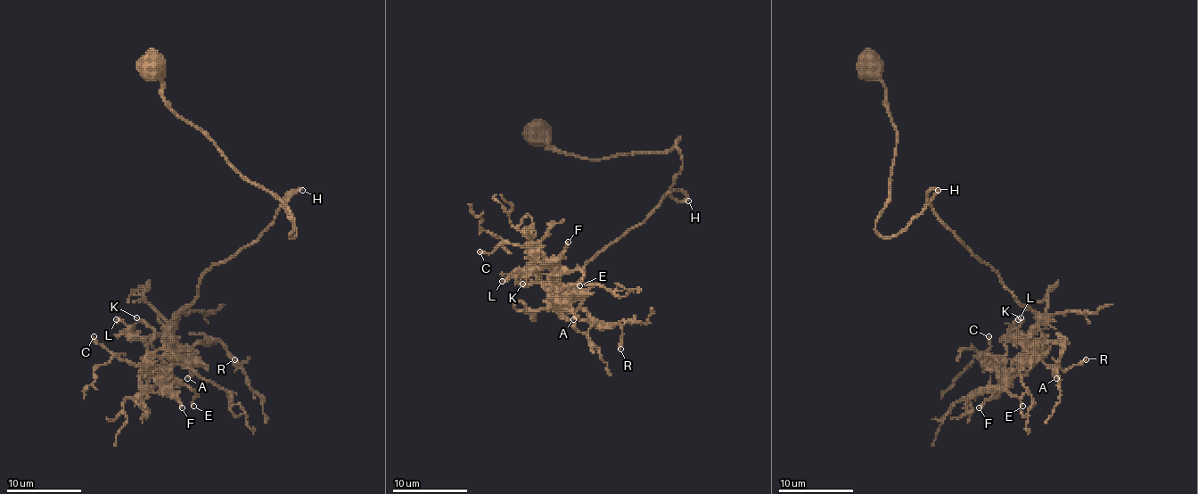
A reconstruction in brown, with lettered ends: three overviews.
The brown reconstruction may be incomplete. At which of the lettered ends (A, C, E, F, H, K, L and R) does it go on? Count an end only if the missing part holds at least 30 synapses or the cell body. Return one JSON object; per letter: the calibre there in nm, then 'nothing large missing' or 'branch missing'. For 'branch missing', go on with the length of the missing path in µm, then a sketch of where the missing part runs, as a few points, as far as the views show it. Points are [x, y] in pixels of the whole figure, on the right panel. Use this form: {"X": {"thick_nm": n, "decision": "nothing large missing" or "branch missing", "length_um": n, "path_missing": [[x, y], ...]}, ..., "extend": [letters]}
{"A": {"thick_nm": 320, "decision": "nothing large missing"}, "C": {"thick_nm": 240, "decision": "nothing large missing"}, "E": {"thick_nm": 180, "decision": "nothing large missing"}, "F": {"thick_nm": 240, "decision": "branch missing", "length_um": 15, "path_missing": [[979, 407], [979, 432], [996, 432], [1001, 446], [1001, 455]]}, "H": {"thick_nm": 240, "decision": "nothing large missing"}, "K": {"thick_nm": 220, "decision": "nothing large missing"}, "L": {"thick_nm": 280, "decision": "nothing large missing"}, "R": {"thick_nm": 200, "decision": "nothing large missing"}, "extend": ["F"]}

